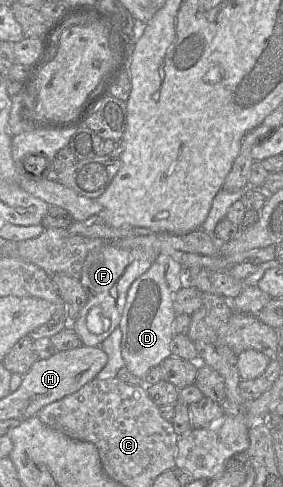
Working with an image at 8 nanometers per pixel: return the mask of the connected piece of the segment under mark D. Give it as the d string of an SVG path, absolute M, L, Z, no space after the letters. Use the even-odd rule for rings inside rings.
M159 254L151 267L131 284L127 292L126 303L122 312L118 329L122 332L121 354L125 367L135 376L144 378L146 373L154 366L171 356L170 343L174 337L173 308L174 295L185 285L184 267L166 254Z

